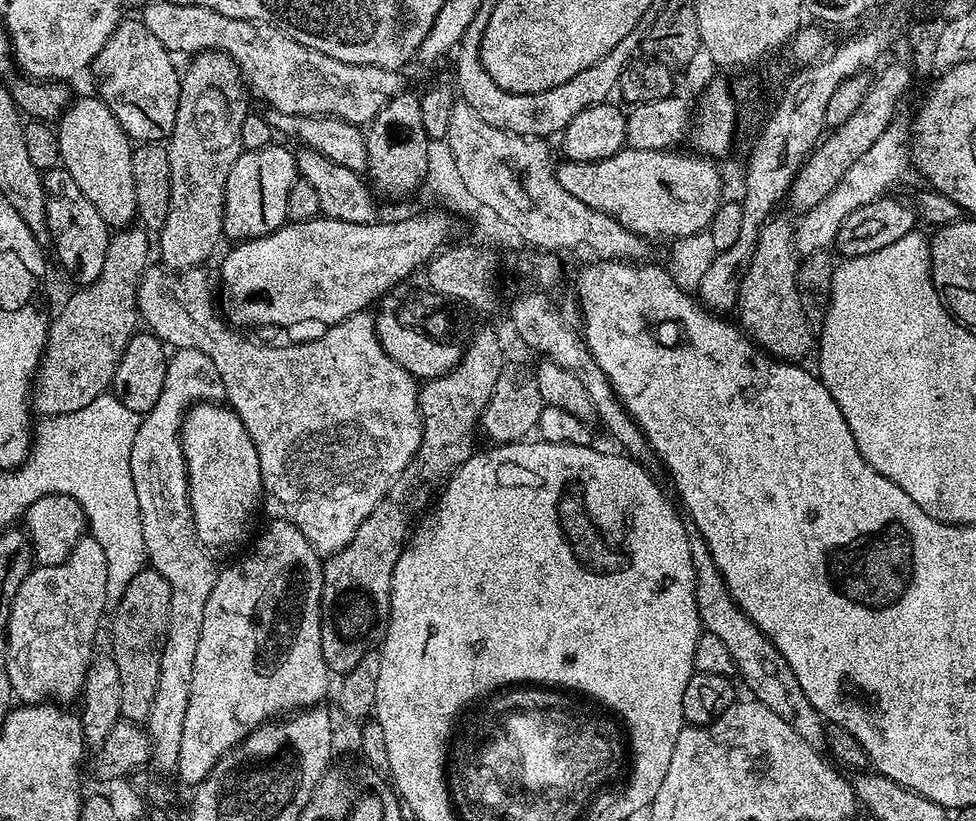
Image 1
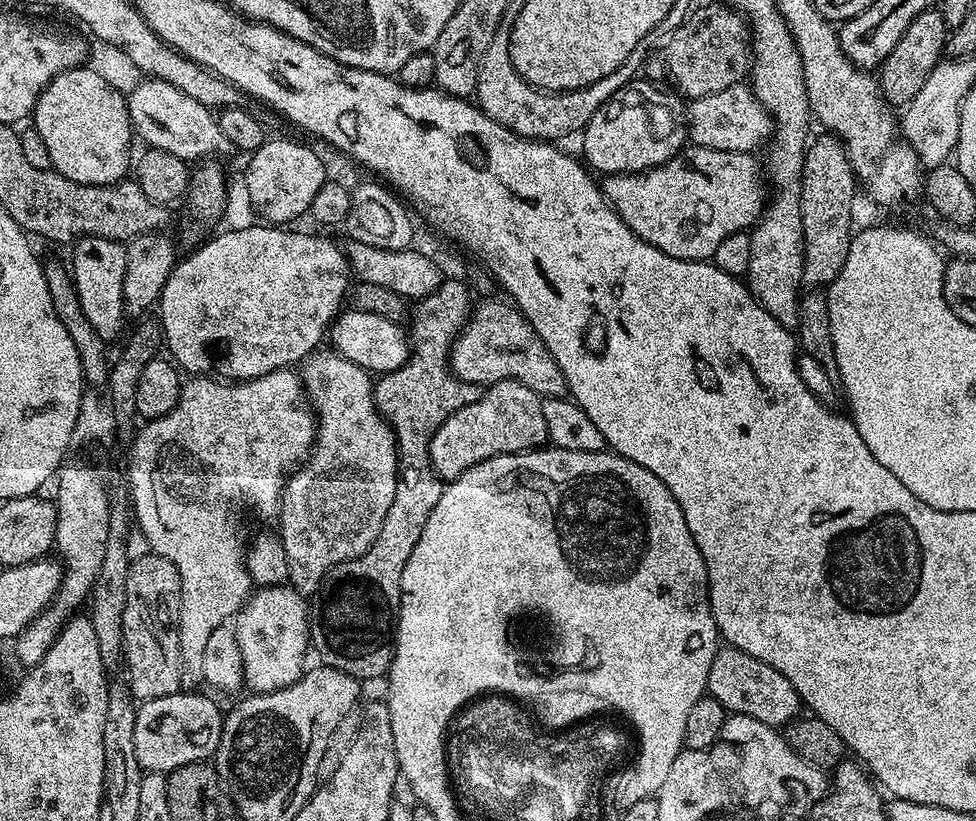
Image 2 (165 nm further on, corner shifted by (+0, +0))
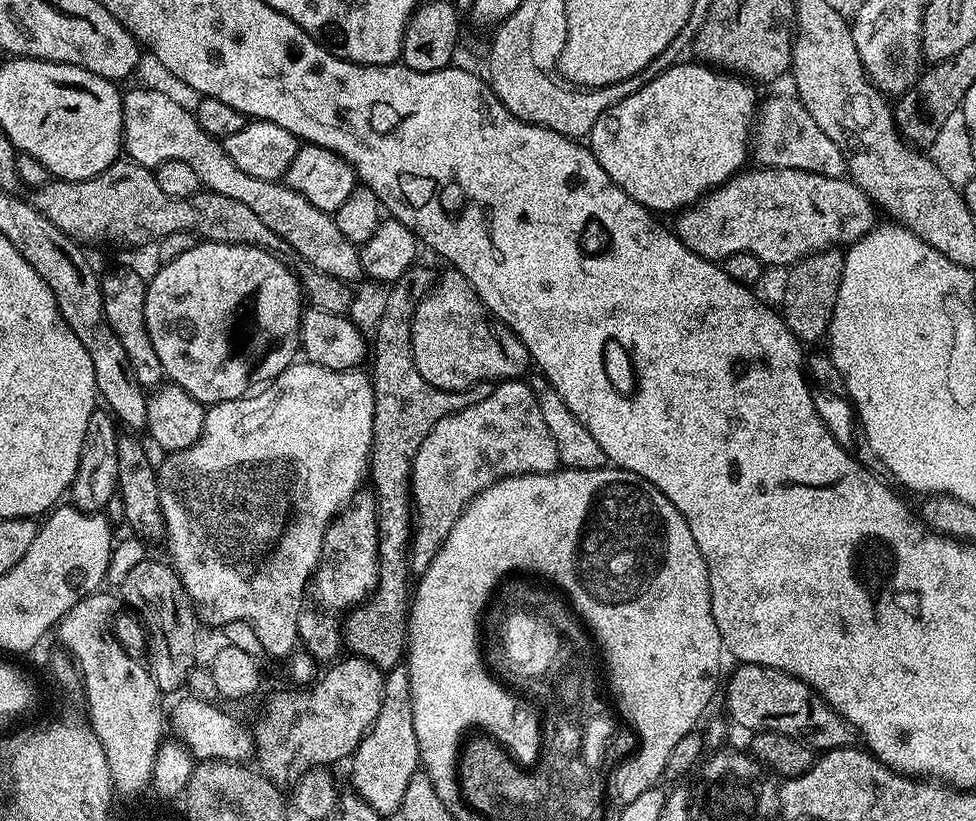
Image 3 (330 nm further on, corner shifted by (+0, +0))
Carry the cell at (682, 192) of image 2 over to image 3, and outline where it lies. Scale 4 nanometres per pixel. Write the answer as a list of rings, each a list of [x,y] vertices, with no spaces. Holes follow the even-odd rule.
[[[752,167],[737,172],[726,183],[707,192],[675,217],[676,237],[691,252],[696,252],[704,259],[713,262],[723,262],[730,254],[749,252],[766,266],[772,264],[791,266],[799,264],[805,256],[810,256],[813,252],[851,246],[856,240],[862,239],[871,228],[877,227],[876,205],[857,184],[852,183],[851,179],[826,177],[822,173],[810,173],[798,169]]]

